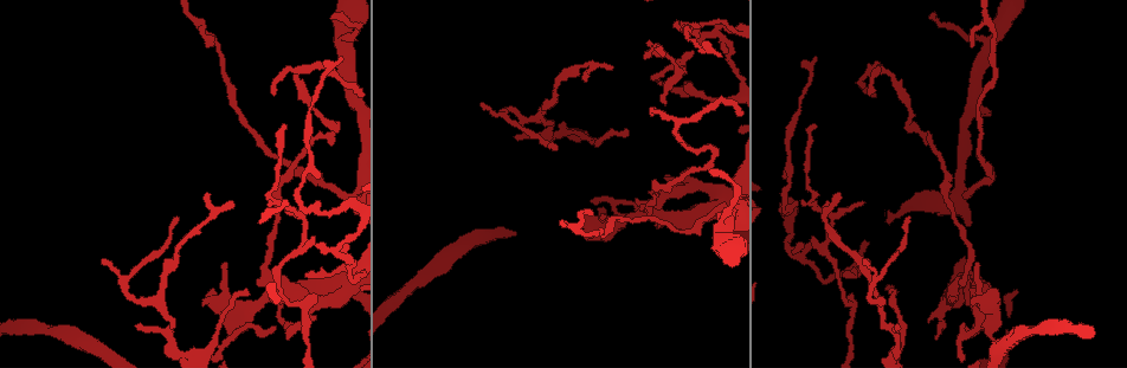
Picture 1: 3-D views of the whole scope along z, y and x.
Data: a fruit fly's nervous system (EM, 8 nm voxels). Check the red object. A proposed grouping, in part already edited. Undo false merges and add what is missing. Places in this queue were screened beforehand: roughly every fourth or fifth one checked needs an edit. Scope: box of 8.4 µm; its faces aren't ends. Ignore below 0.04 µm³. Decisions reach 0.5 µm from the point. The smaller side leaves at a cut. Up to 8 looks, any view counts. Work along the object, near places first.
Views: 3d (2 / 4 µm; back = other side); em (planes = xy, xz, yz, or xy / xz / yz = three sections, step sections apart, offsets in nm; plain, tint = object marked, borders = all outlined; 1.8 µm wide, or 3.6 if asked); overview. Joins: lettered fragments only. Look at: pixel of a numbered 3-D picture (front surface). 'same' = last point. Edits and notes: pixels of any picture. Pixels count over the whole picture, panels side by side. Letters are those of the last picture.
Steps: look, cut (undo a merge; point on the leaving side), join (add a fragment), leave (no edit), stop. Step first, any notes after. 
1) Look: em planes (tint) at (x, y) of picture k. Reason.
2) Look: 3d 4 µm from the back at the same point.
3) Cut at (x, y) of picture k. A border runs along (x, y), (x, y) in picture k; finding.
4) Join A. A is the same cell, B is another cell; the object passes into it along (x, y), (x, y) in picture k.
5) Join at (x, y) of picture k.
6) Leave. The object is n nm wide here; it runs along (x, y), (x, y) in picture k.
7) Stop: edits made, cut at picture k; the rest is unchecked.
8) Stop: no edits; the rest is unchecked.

Look: em planes (borders) at (994, 339) of picture 1. An open end.

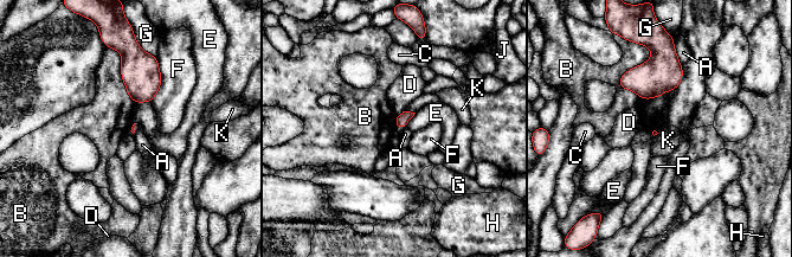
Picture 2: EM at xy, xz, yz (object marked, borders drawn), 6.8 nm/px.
Leave. A, B, C, D, E, F, G, H, J and K are other cells; a border runs along (618, 79), (642, 98), (675, 89) in picture 2; no lettered fragment goes on from it.

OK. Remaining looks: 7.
Look: em xy step 8 (borders) at (668, 175) of picture 1. An open end.

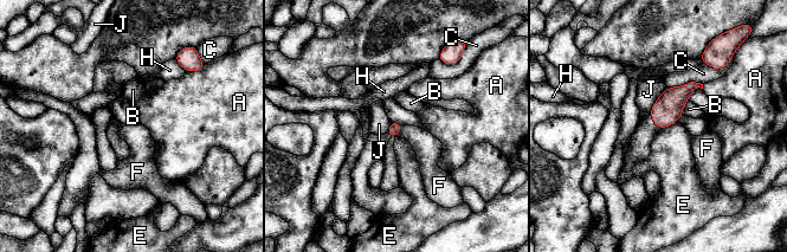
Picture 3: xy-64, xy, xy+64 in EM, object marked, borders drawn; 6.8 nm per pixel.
Leave. A, B, C, E, F, H and J are other cells; a border runs along (404, 124), (395, 136) in picture 3; none of them fits.

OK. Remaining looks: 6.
Look: 3d 2 µm at (814, 56) of picture 1. An open end.

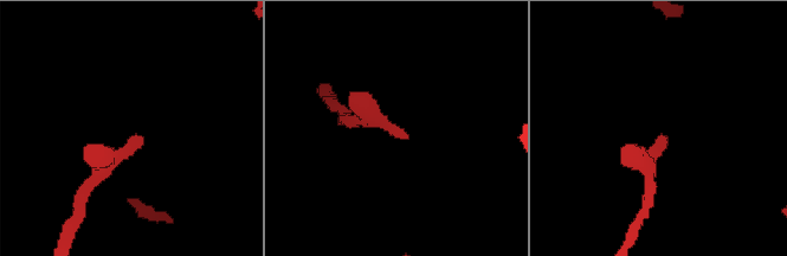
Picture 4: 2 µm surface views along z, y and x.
Look: em yz step 8 (borders) at (400, 131) of picture 4.

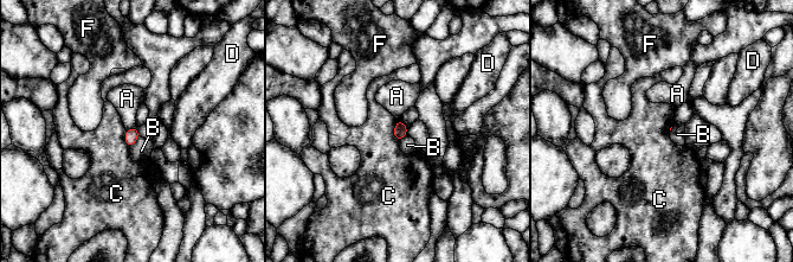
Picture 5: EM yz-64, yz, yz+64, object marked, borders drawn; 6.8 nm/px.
Look: em planes (borders) at the same point. Another direction.

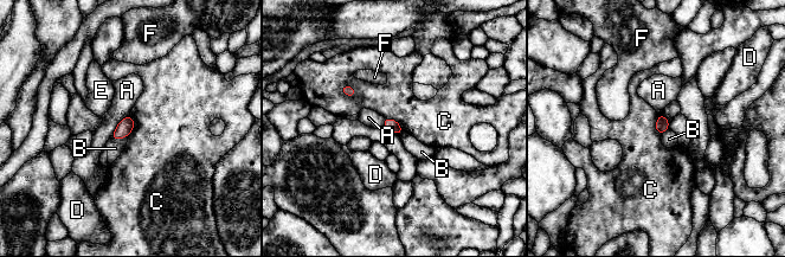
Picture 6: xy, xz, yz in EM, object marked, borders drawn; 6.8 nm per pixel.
Leave. A, B, C, D, E and F are other cells; a border runs along (339, 89), (348, 96), (356, 95) in picture 6; none of them fits.

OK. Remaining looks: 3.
Stop: no edits; the rest is unchecked.

